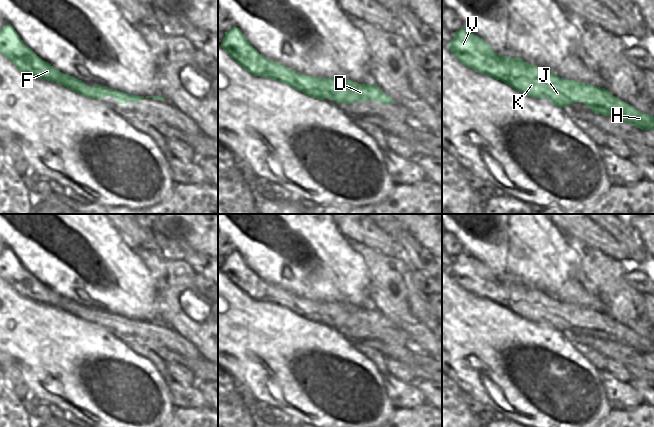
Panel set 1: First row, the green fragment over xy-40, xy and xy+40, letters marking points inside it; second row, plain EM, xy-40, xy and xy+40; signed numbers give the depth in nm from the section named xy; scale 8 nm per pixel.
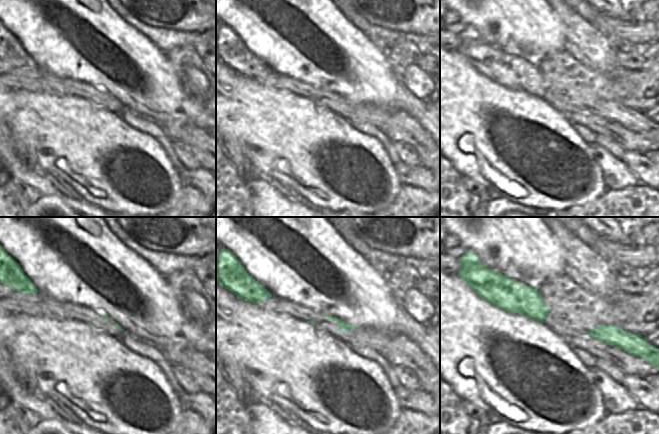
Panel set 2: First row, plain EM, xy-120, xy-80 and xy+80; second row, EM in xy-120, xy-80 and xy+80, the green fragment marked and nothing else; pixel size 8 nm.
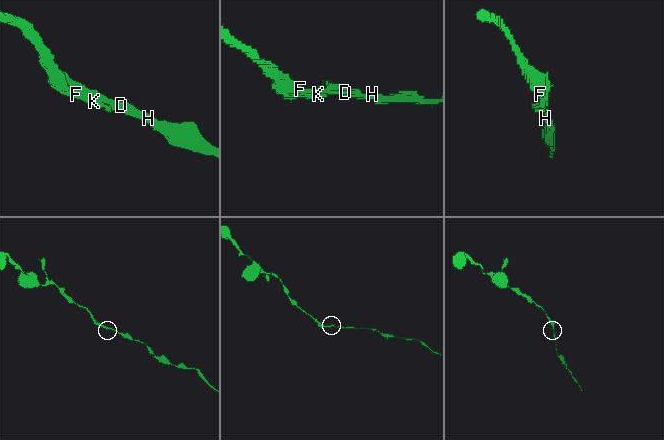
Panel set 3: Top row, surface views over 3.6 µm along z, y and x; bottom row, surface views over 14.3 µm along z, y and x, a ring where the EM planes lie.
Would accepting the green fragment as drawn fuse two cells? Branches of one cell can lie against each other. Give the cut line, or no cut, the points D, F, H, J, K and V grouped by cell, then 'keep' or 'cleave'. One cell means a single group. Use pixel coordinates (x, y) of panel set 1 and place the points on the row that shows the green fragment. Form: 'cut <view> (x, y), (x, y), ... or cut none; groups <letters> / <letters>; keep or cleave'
cut none; groups D F H J K V; keep

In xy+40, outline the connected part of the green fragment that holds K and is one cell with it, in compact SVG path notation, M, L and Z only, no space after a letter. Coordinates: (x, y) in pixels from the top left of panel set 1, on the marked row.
M466 28L456 31L447 47L468 68L500 80L526 96L549 98L552 104L560 108L582 102L594 114L612 116L642 130L654 129L651 114L636 110L605 88L566 80L555 72L528 64L520 58L502 56Z

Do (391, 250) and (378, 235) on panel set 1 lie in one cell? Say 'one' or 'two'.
one

